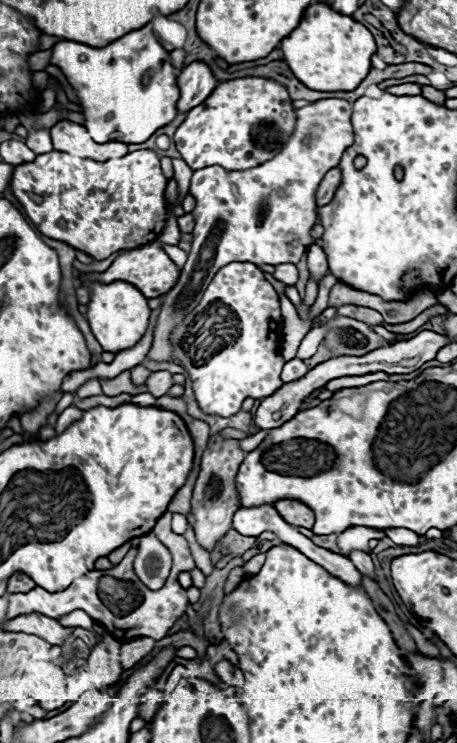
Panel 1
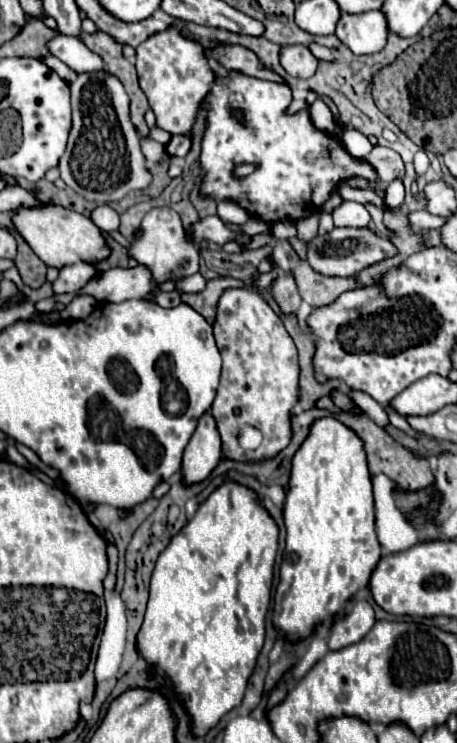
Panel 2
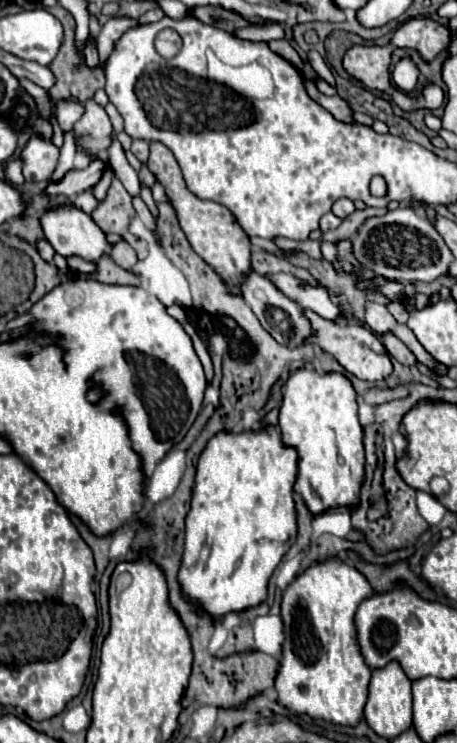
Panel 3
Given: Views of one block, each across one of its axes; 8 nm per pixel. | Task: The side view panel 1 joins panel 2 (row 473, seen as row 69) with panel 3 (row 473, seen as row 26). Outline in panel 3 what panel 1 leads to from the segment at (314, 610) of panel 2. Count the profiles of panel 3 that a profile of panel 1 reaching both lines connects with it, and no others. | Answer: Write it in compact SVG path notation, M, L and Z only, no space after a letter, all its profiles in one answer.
M300 368L286 380L280 408L280 434L284 446L298 452L298 474L294 492L302 496L312 516L334 508L356 508L364 472L364 432L358 422L356 392L348 378L338 372L318 374L314 368Z

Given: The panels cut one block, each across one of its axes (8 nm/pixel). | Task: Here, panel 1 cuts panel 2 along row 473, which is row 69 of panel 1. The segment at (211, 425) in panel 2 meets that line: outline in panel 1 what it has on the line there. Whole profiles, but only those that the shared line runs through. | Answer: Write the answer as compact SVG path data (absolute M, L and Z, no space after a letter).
M196 60L188 66L184 66L178 76L178 88L180 88L178 110L188 112L194 106L202 104L212 94L216 84L218 84L218 80L214 78L212 70L204 62Z

